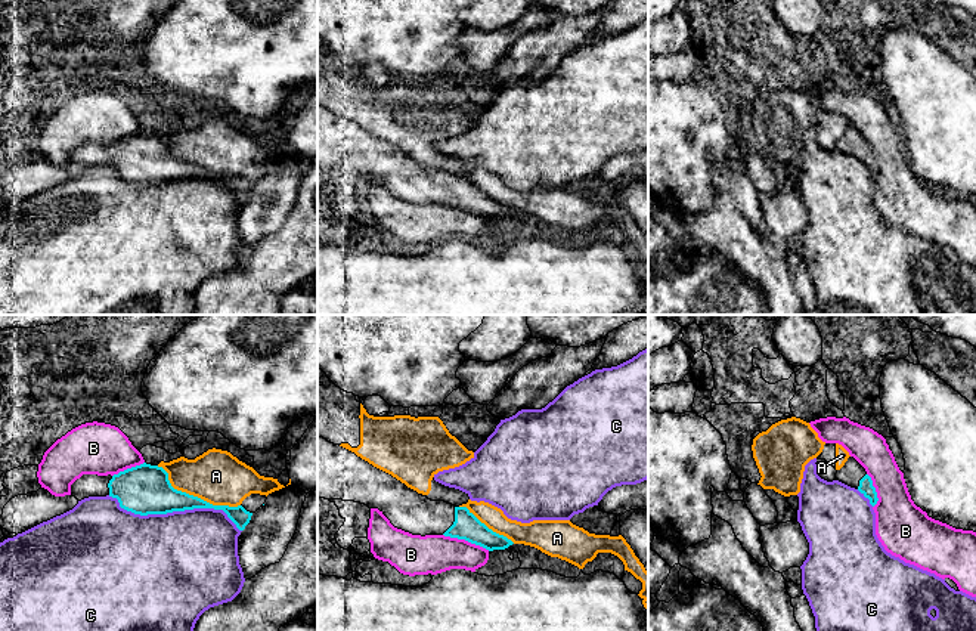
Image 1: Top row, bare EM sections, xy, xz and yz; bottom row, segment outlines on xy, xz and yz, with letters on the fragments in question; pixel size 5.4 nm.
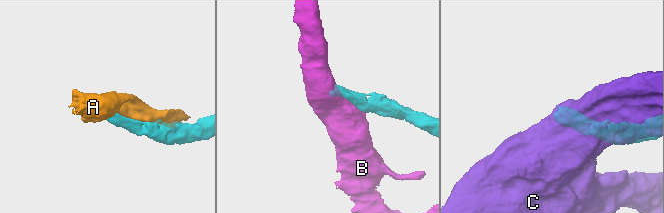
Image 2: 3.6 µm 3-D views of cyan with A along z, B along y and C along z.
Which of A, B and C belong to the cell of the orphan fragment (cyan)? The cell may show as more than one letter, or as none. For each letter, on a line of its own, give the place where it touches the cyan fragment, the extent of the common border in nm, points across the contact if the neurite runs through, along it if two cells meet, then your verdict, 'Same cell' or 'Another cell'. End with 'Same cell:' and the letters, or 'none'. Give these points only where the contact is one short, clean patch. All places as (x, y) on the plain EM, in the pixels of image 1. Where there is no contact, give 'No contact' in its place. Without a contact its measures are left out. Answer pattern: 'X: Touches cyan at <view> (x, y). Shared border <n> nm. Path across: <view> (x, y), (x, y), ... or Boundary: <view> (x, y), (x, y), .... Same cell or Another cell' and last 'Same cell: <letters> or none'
A: Touches cyan at xy (195, 166). Shared border 500 nm. Another cell
B: Touches cyan at xz (467, 209). Shared border 280 nm. Another cell
C: Touches cyan at xy (174, 179). Shared border 750 nm. Another cell
Same cell: none

